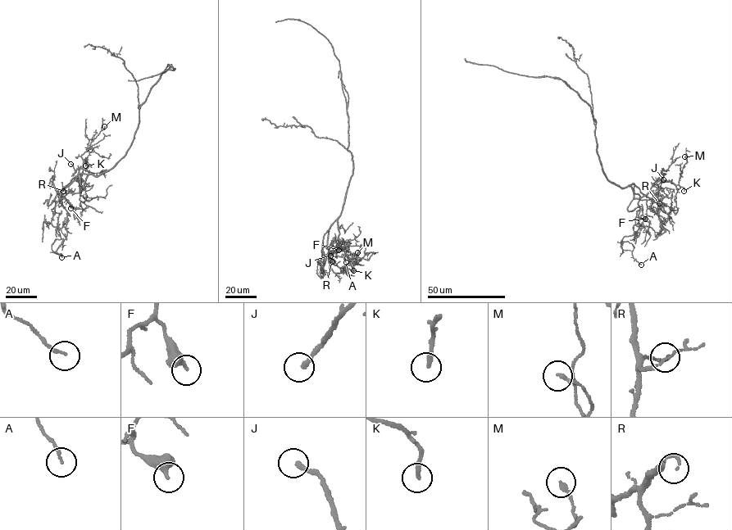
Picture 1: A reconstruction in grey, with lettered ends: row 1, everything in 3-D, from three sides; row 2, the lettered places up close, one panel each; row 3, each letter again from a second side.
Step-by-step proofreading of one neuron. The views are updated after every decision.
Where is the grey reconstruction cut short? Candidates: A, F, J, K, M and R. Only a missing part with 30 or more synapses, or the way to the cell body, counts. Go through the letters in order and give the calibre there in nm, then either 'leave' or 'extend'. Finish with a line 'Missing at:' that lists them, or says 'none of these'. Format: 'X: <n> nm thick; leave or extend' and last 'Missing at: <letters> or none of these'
A: 130 nm thick; leave
F: 400 nm thick; leave
J: 240 nm thick; leave
K: 200 nm thick; leave
M: 160 nm thick; leave
R: 110 nm thick; leave
Missing at: none of these

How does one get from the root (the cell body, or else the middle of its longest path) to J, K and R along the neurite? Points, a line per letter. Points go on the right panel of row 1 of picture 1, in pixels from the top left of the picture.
J: (598, 156), (606, 178), (621, 187), (629, 186), (634, 198), (643, 196), (653, 184), (658, 185), (663, 179)
K: (598, 156), (606, 178), (621, 187), (629, 186), (634, 198), (643, 196), (661, 178), (679, 185), (684, 191)
R: (598, 156), (602, 171), (608, 180), (621, 187), (633, 183), (640, 192), (659, 203)

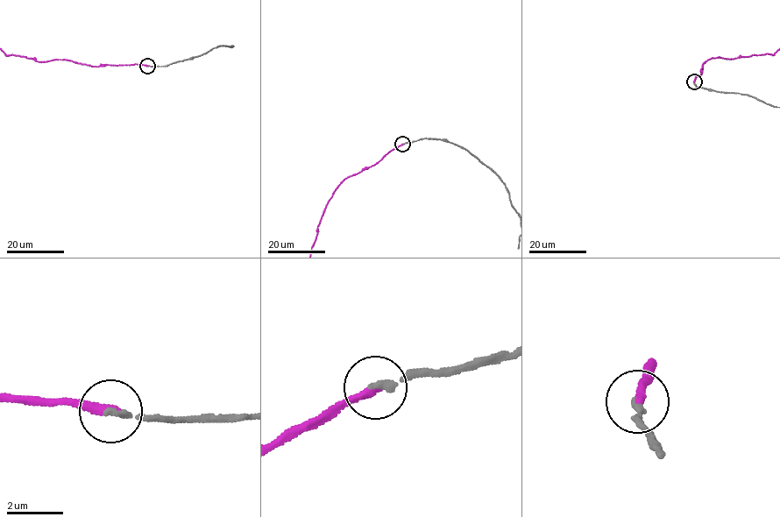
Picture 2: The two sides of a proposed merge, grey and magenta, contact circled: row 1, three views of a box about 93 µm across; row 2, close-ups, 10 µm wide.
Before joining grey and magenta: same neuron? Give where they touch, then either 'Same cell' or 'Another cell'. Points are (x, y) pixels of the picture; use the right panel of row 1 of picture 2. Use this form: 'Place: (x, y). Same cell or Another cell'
Place: (694, 81). Same cell

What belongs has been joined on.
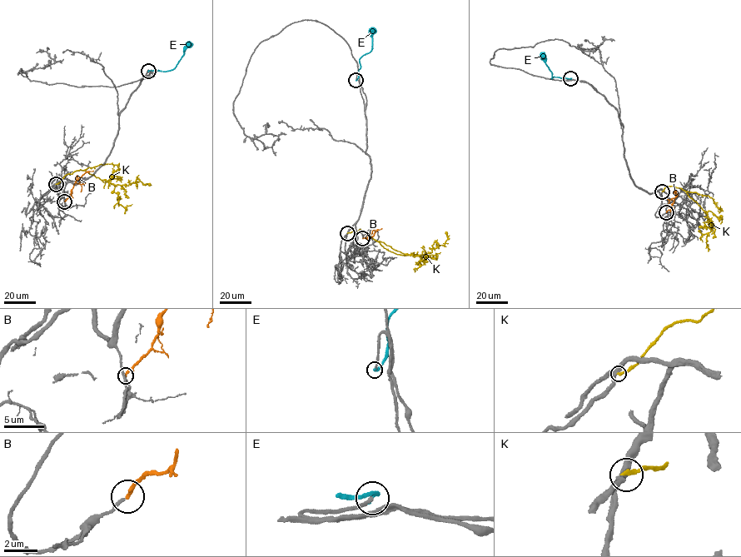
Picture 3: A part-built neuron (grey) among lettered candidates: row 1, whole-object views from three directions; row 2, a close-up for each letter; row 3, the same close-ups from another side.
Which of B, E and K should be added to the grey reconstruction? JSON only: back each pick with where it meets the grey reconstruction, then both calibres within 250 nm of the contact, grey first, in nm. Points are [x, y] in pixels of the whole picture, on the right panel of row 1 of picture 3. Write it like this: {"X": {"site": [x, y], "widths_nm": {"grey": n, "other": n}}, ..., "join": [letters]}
{"B": {"site": [666, 212], "widths_nm": {"grey": 200, "other": 200}}, "E": {"site": [570, 78], "widths_nm": {"grey": 220, "other": 240}}, "join": ["B", "E"]}

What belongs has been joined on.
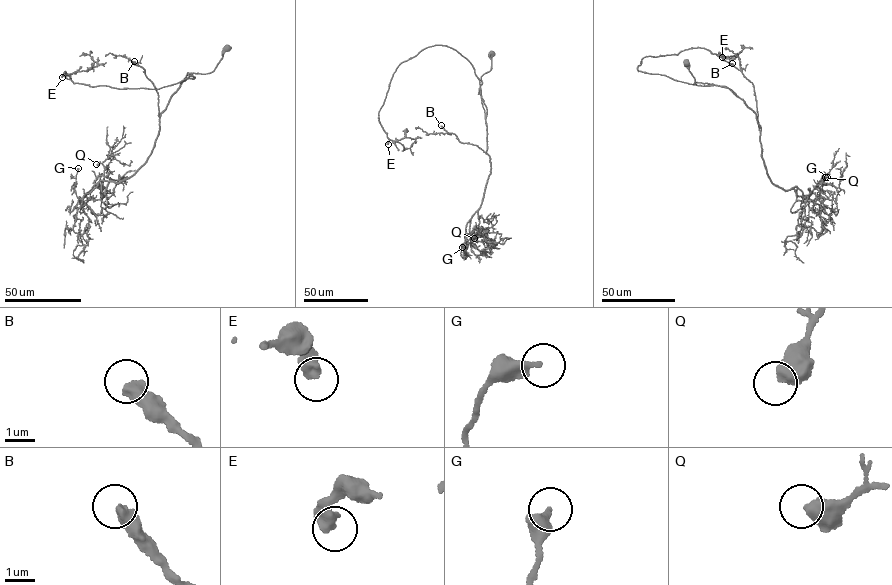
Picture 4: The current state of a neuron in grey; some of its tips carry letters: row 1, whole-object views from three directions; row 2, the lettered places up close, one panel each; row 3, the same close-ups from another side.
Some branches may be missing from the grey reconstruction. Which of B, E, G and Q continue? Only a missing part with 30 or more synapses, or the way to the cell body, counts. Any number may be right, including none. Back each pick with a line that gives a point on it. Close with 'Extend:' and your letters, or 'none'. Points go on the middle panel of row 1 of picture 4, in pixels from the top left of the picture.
B: Place: (441, 125)
Extend: B

